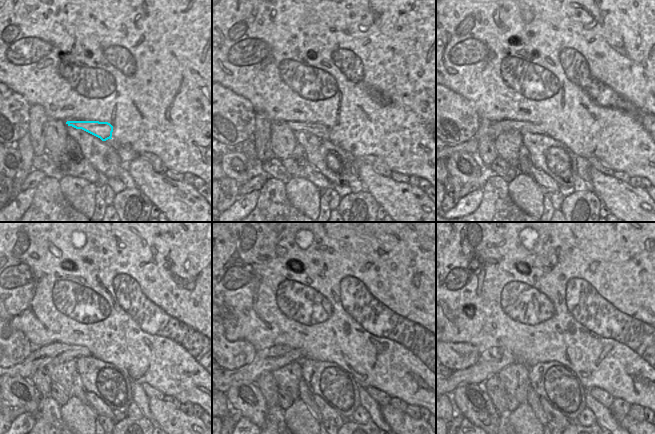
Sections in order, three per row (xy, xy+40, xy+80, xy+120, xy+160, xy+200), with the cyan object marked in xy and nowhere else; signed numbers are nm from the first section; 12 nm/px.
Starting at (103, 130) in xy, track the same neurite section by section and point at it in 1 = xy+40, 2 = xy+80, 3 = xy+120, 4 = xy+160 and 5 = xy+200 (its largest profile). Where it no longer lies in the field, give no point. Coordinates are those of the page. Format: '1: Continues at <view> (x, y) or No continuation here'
1: Continues at xy+40 (318, 129)
2: Continues at xy+80 (496, 128)
3: Continues at xy+120 (55, 353)
4: Continues at xy+160 (278, 356)
5: Continues at xy+200 (485, 367).

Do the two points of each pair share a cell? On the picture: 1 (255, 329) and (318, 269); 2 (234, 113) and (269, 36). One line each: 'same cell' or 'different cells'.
1: same cell
2: different cells

